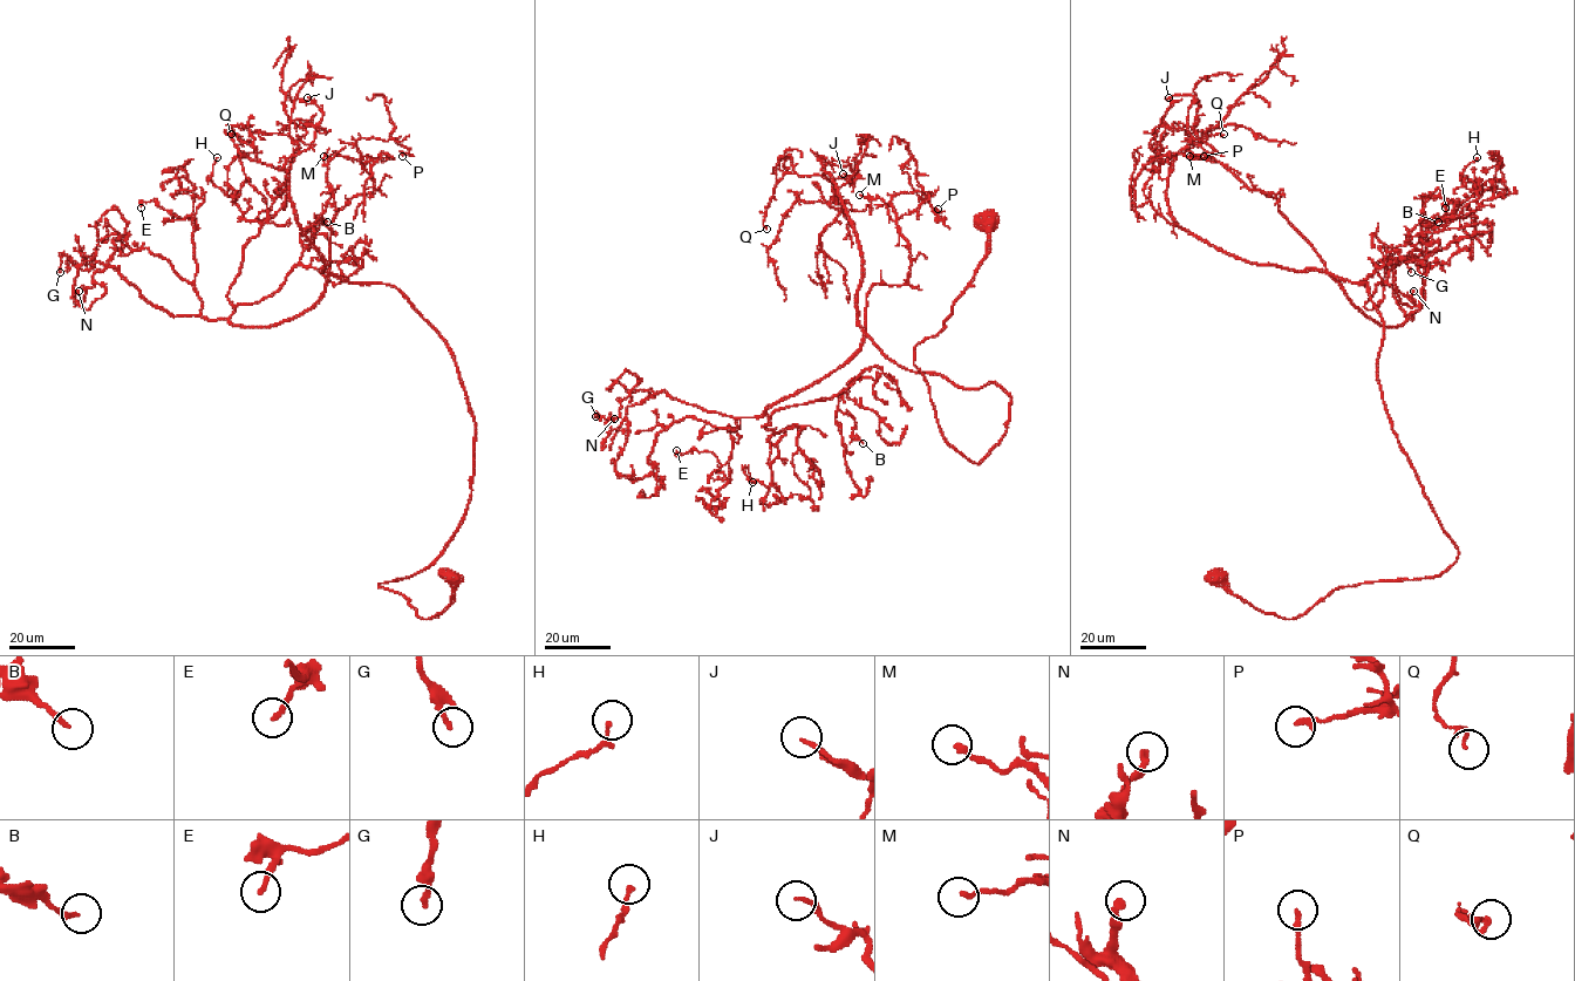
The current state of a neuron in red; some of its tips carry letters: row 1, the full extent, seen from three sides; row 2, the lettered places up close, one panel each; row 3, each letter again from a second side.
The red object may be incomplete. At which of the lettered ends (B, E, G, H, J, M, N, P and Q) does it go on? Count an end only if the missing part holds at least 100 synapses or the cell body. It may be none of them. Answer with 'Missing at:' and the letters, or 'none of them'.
Missing at: none of them

